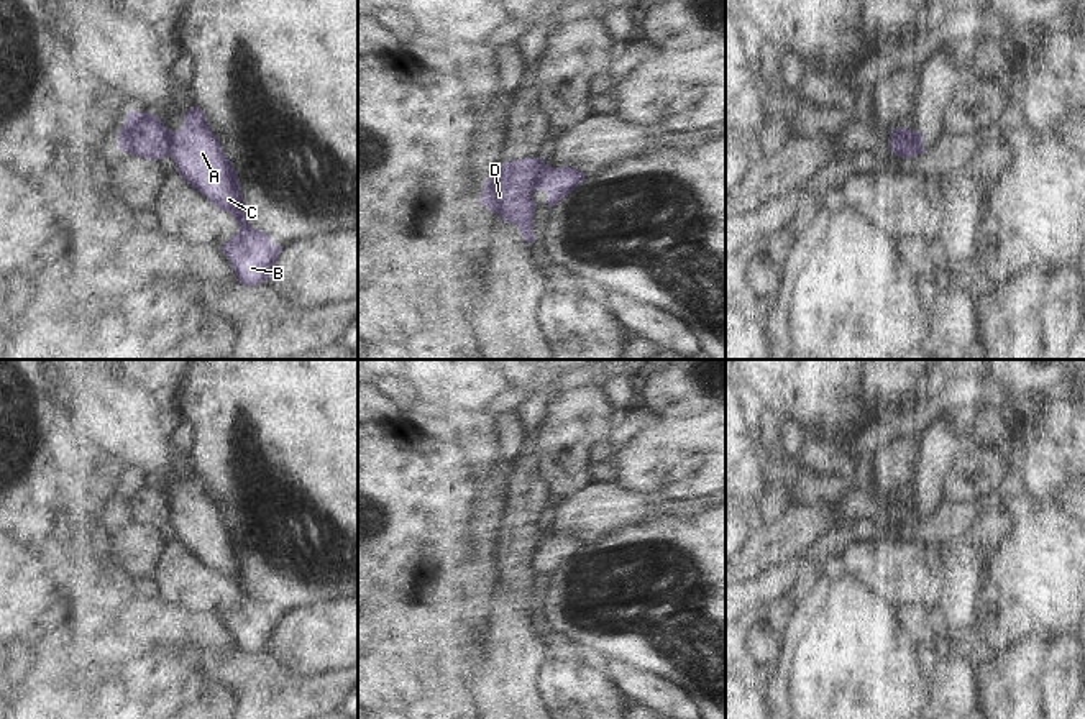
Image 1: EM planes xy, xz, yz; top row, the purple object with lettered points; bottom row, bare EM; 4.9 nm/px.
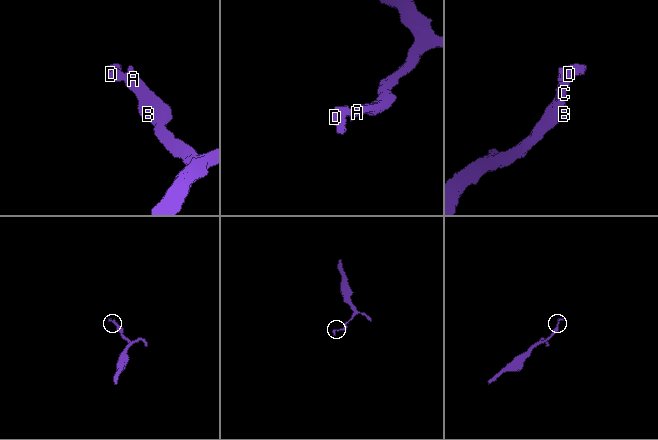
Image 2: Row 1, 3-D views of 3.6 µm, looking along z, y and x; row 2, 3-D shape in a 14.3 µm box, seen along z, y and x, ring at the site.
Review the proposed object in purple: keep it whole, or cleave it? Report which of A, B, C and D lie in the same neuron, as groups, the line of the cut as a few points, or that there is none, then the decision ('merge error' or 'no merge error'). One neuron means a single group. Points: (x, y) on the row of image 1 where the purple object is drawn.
A B C / D | yz (911, 132), (911, 148), (905, 156) | merge error

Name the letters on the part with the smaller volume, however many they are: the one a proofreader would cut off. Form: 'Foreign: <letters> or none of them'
Foreign: D

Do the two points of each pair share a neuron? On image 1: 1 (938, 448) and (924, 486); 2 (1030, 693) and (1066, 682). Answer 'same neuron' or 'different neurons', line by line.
1: same neuron
2: different neurons

